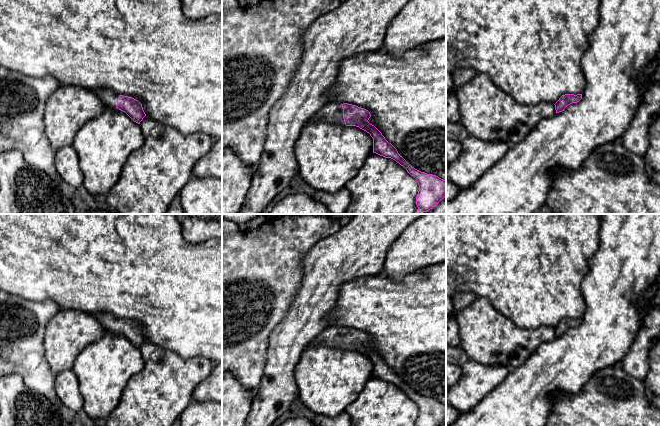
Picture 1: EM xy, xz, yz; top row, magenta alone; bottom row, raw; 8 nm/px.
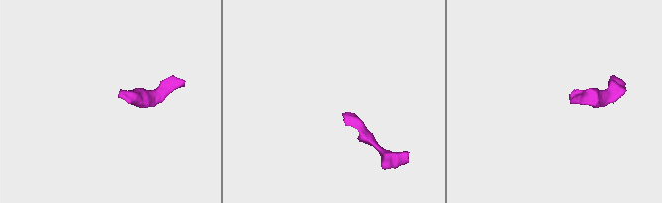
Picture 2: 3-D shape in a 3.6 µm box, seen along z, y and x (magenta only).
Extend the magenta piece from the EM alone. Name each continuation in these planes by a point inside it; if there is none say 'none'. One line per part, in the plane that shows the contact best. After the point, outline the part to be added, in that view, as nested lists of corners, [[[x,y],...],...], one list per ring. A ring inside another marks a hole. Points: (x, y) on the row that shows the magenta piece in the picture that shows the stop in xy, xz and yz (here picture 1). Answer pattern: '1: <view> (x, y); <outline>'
1: xz (332, 112); [[[330,102],[326,104],[308,120],[307,124],[318,121],[345,125],[341,103]]]

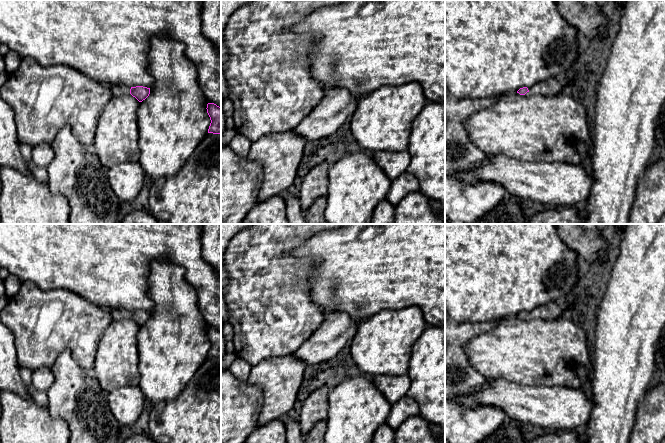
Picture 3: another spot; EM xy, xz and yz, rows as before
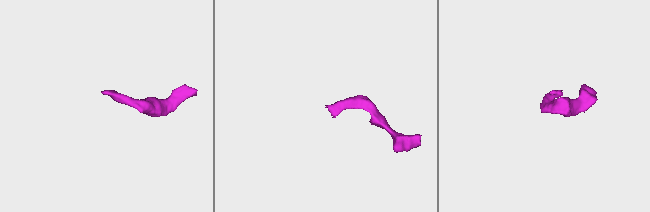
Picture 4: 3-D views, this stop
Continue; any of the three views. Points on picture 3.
1: yz (552, 86); [[[551,77],[536,83],[534,86],[528,88],[528,90],[525,95],[557,95],[565,93],[565,86],[562,79]]]

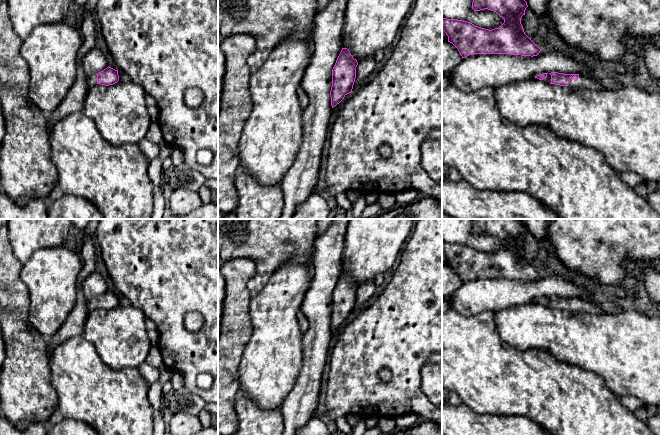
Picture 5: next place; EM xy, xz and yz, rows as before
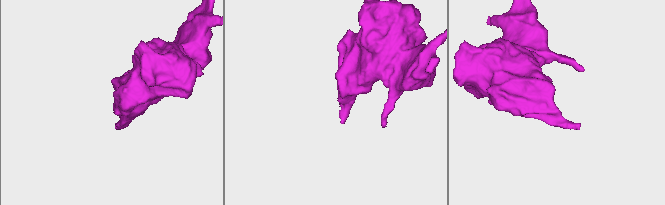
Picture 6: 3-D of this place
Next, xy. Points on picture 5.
1: xy (91, 80); [[[97,75],[88,76],[87,84],[89,88],[94,85],[97,85]]]

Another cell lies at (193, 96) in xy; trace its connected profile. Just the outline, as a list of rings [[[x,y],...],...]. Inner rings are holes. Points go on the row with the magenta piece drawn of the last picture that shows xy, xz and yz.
[[[195,87],[188,88],[184,92],[184,101],[191,107],[197,107],[203,100],[203,93]]]

